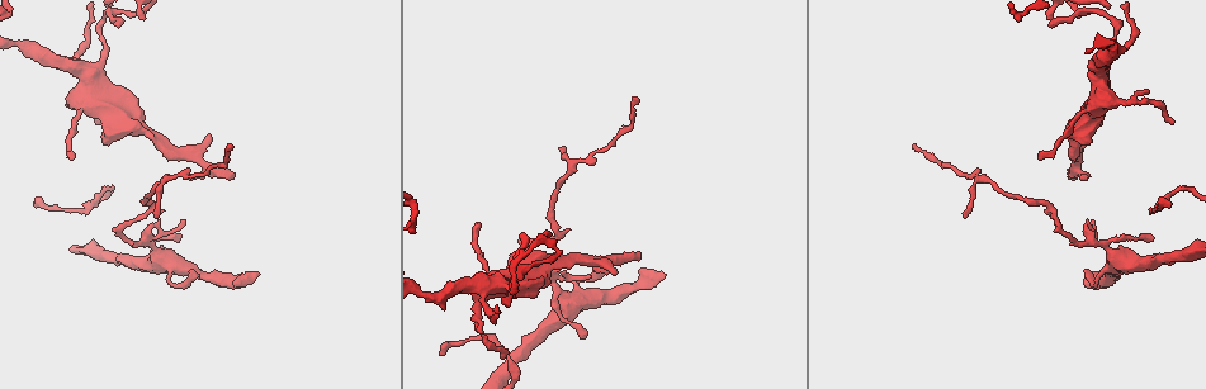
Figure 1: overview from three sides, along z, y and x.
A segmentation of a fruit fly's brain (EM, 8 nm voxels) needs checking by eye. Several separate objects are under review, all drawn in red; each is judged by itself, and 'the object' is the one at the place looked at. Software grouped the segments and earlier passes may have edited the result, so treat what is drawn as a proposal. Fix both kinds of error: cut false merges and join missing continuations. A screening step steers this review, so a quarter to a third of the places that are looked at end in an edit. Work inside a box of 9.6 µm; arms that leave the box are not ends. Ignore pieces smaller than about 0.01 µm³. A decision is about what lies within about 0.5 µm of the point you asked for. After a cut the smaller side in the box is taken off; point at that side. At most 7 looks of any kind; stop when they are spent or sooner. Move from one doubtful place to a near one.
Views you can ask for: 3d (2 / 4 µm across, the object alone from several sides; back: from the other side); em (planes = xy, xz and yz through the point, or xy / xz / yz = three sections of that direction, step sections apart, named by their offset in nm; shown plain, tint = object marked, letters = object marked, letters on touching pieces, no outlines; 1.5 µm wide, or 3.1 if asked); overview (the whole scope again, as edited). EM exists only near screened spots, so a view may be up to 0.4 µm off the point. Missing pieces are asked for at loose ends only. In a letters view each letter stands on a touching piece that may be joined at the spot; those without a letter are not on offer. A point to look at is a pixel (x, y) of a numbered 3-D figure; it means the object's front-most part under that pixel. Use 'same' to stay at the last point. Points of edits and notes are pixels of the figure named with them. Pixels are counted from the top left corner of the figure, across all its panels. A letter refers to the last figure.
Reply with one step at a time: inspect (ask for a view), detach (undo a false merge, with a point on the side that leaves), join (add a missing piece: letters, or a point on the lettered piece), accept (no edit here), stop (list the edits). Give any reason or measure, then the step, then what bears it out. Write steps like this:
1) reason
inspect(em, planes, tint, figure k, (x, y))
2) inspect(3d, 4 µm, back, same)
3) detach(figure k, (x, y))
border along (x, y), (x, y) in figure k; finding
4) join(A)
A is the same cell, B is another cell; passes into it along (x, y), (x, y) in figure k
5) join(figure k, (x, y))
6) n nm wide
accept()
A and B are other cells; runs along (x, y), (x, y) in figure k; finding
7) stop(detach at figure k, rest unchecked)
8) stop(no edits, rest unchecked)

tapers out
inspect(3d, 2 µm, figure 1, (1037, 156))

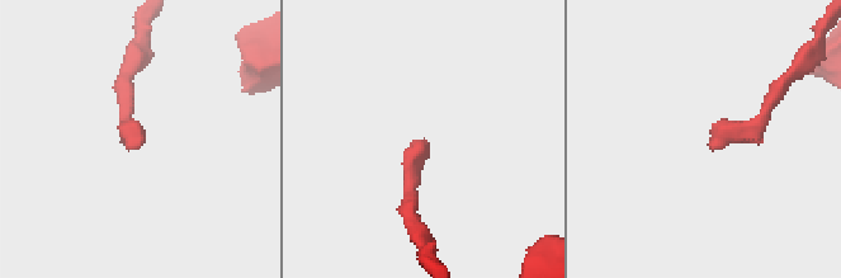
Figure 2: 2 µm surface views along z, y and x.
inspect(em, yz, step 8, letters, figure 2, (141, 143))

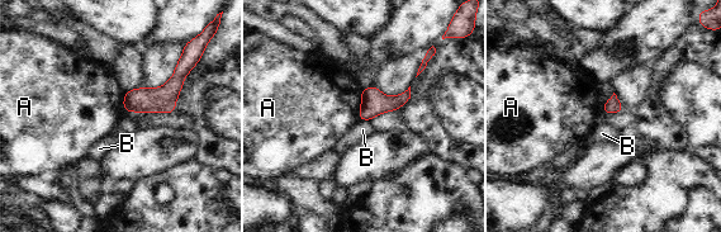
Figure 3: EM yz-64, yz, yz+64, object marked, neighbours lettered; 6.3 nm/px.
A touches over 190 nm
accept()
A and B are other cells; border along (361, 90), (361, 108), (357, 119) in figure 3; none of them fits

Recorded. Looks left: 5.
free end
inspect(3d, 4 µm, figure 1, (1168, 200))

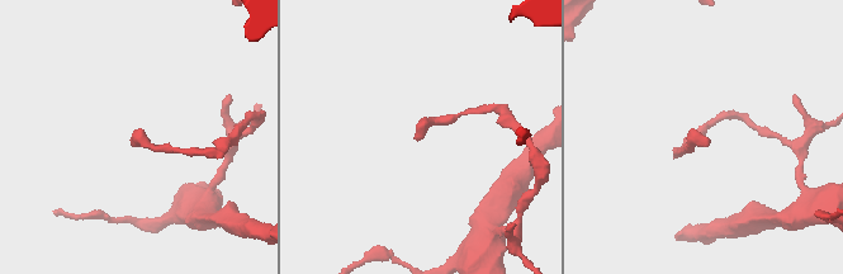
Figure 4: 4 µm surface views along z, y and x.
shape alone is not enough
inspect(em, yz, step 4, tint, figure 4, (133, 136))

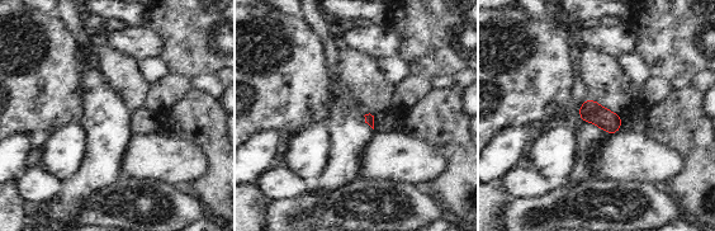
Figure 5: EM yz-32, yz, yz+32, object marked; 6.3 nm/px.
another direction
inspect(em, planes, letters, same)

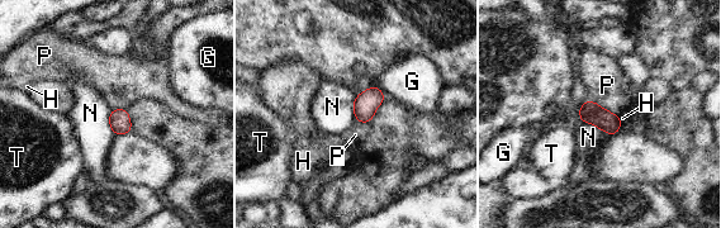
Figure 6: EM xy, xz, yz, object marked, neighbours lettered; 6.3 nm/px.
accept()
G, H, N, P and T are other cells; no lettered piece goes on from it

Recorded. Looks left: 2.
an open end
inspect(em, planes, tint, figure 1, (258, 272))

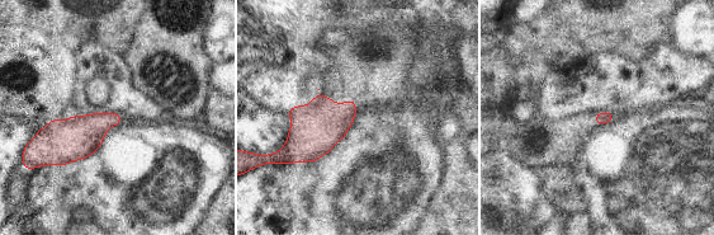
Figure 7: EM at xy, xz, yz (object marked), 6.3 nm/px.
inspect(em, planes, letters, same)

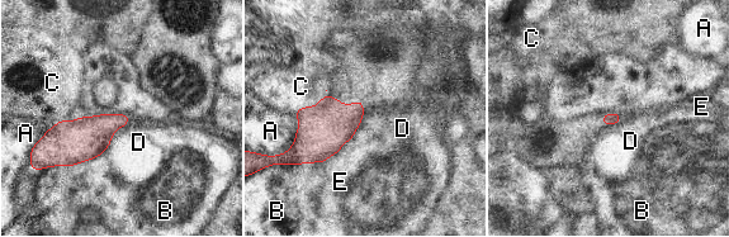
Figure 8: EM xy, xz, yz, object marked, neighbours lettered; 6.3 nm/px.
accept()
A, B, C, D and E are other cells; border along (363, 114), (361, 122), (351, 138) in figure 8; none of them fits

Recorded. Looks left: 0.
stop(no edits, rest unchecked)

